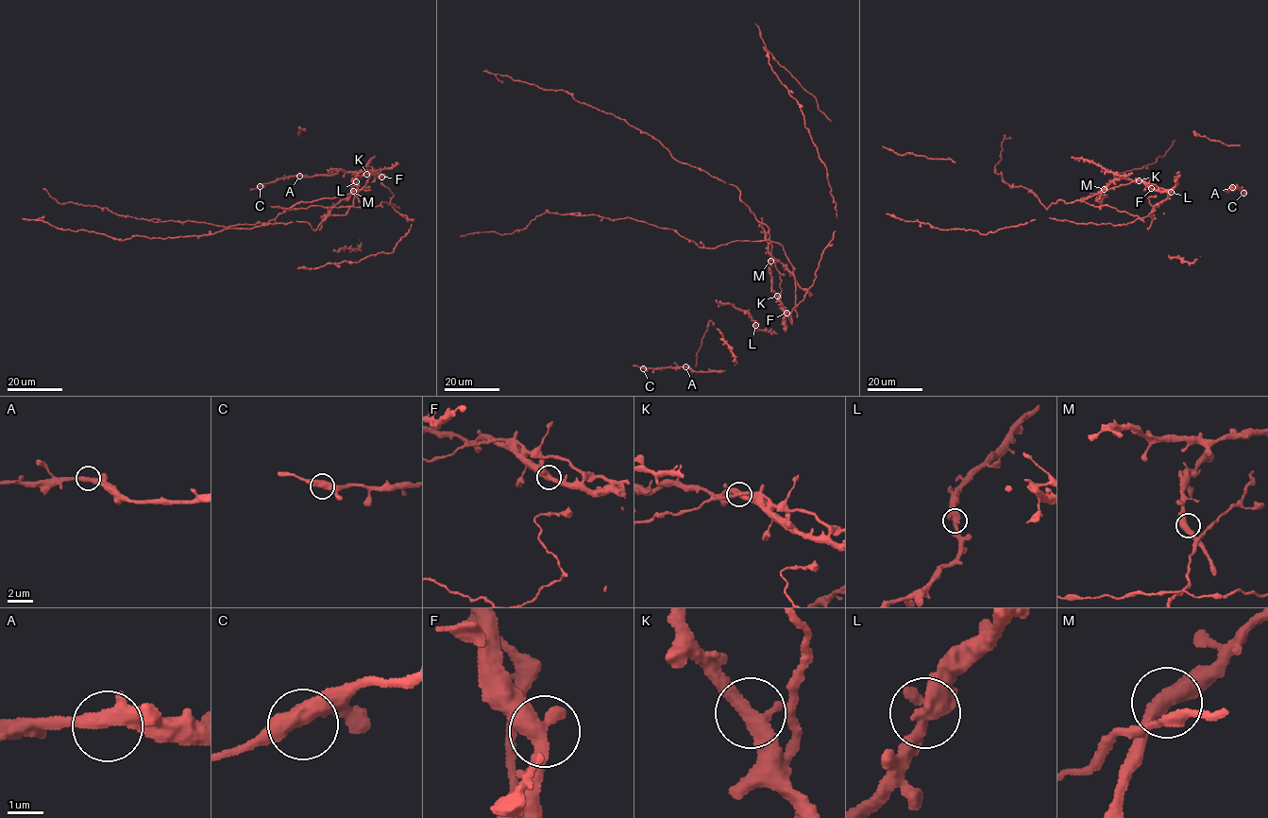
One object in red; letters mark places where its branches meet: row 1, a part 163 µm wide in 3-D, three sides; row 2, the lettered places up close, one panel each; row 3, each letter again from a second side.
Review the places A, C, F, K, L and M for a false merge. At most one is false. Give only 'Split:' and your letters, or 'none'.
Split: none

